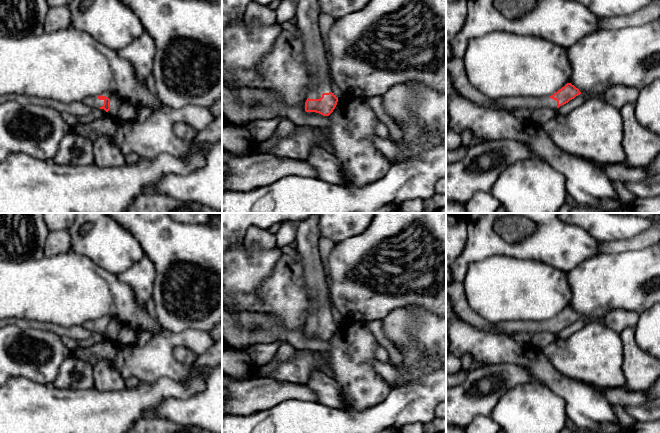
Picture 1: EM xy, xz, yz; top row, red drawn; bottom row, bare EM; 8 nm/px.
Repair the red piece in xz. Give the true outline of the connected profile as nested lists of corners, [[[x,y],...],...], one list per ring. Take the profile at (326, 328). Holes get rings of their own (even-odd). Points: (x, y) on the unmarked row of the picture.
[[[313,213],[297,222],[294,246],[303,258],[305,284],[311,300],[305,335],[329,340],[337,329],[338,321],[331,316],[326,275],[318,248],[320,215],[321,213]]]

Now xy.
[[[106,320],[87,321],[83,324],[83,327],[92,333],[100,332],[104,333],[106,336],[110,334],[110,323]]]

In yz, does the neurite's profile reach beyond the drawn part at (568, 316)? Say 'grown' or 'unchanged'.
grown

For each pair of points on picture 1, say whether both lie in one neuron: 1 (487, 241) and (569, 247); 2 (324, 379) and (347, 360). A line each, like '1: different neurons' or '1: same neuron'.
1: same neuron
2: different neurons

